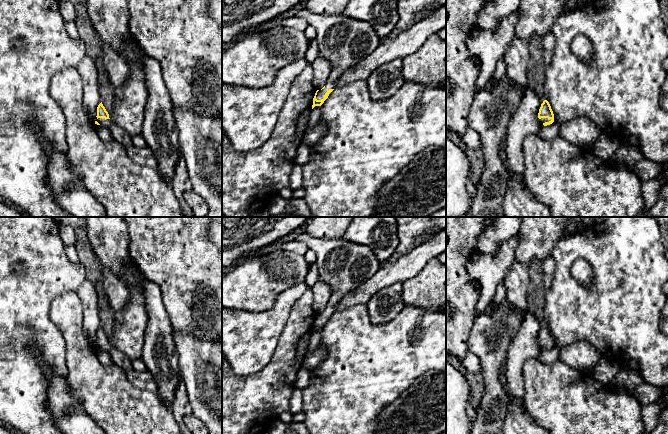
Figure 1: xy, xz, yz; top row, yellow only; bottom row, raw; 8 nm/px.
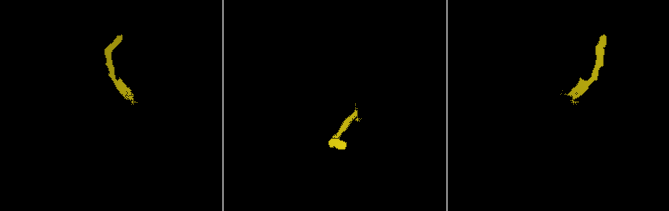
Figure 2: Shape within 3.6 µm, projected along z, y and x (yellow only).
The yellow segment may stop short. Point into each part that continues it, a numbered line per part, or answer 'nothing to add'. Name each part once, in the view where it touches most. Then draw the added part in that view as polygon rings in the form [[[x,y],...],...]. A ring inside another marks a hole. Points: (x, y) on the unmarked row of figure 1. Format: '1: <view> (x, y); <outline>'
1: xz (343, 265); [[[307,233],[296,238],[296,241],[303,242],[309,249],[316,253],[316,265],[318,268],[318,278],[325,282],[332,290],[330,300],[325,312],[319,314],[316,319],[317,324],[324,322],[329,313],[336,312],[336,306],[341,299],[350,291],[356,289],[365,281],[374,276],[381,265],[371,248],[361,244],[355,244],[344,238],[339,239],[317,239]]]

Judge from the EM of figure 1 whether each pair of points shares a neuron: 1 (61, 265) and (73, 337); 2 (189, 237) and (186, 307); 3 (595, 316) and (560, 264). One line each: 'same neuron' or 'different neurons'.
1: different neurons
2: same neuron
3: same neuron

